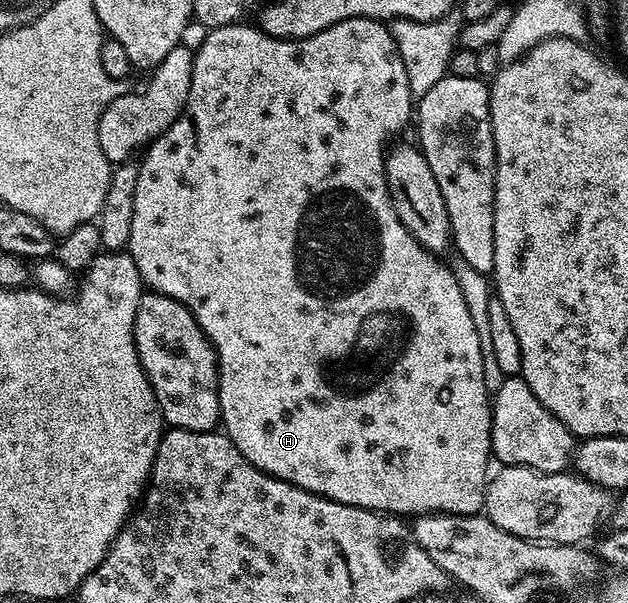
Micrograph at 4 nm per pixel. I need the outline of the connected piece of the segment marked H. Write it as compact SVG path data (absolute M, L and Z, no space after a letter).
M344 19L344 20L343 20L343 21L339 21L339 22L338 22L338 23L336 23L336 24L335 24L335 25L331 25L331 26L330 26L330 27L328 27L328 28L327 28L327 29L323 29L323 30L322 30L322 31L320 31L320 32L319 32L319 33L315 33L315 34L314 34L314 35L312 35L312 36L311 36L311 37L307 37L307 38L306 38L306 39L276 39L276 38L275 38L275 37L271 37L271 36L270 36L270 35L269 35L269 34L268 34L268 33L267 33L267 32L265 32L265 31L262 31L262 30L261 30L261 28L260 28L260 26L257 26L257 25L253 25L253 27L241 27L241 26L245 26L245 25L230 25L230 26L227 26L227 27L214 27L214 28L212 28L212 30L210 30L210 31L209 31L209 32L208 32L208 34L206 34L206 35L209 35L209 36L207 36L207 37L206 37L206 39L205 39L205 40L203 40L203 41L202 41L202 43L201 43L201 48L199 48L199 49L198 49L198 48L196 48L196 51L195 51L195 54L194 54L194 57L193 57L193 72L192 72L192 73L191 73L191 89L190 89L190 90L189 90L189 96L188 96L188 97L187 97L187 101L186 101L186 102L185 102L185 108L184 108L184 109L183 109L183 113L182 113L182 114L181 114L181 116L179 116L179 117L178 117L178 118L177 118L177 119L176 119L176 121L175 121L175 122L173 122L173 124L172 124L172 125L170 125L170 126L169 126L169 127L168 127L168 129L166 129L166 131L164 131L164 133L162 133L162 134L161 134L161 135L160 135L160 136L159 136L159 138L158 138L158 139L154 139L154 140L153 140L153 142L152 142L152 143L150 143L150 144L149 144L149 146L148 146L148 148L147 148L147 150L146 150L146 151L145 151L145 152L144 152L144 155L145 155L145 154L146 154L146 155L145 155L145 160L143 160L143 161L142 161L142 162L141 162L141 161L140 161L140 163L139 163L139 166L138 166L138 181L137 181L137 182L136 182L136 186L135 186L135 195L134 195L134 212L133 212L133 214L132 214L132 216L131 216L131 233L130 233L130 239L129 239L129 244L128 244L128 246L127 246L127 253L128 253L128 254L129 254L129 255L130 255L130 257L132 257L132 258L133 258L133 260L134 260L134 261L135 261L135 269L139 269L139 277L140 277L140 278L141 278L141 282L142 282L142 284L144 284L144 286L145 286L145 287L146 287L146 288L148 288L148 290L151 290L151 291L158 291L158 292L159 292L159 294L161 294L161 295L166 295L166 296L167 296L167 297L171 297L171 298L172 298L172 299L174 299L174 300L175 300L175 301L179 301L179 302L180 302L180 303L181 303L181 304L182 304L182 305L184 305L184 306L185 306L185 308L187 308L187 310L189 310L189 312L191 312L191 314L192 314L192 315L193 315L193 316L194 316L194 317L195 317L195 321L196 321L196 322L197 322L197 323L198 323L198 324L199 324L199 326L201 326L201 328L202 328L202 329L203 329L203 333L204 333L204 334L205 334L205 335L206 335L206 336L207 336L207 338L209 338L209 339L210 339L210 340L211 340L211 342L212 342L212 343L213 343L213 347L214 347L214 348L215 348L215 349L216 349L216 351L217 351L217 392L218 392L218 393L219 393L219 409L220 409L220 410L221 410L221 423L222 423L222 424L223 424L223 431L224 431L224 434L226 434L226 435L228 435L228 437L229 437L229 439L230 439L230 441L232 441L232 443L233 443L233 444L234 444L234 445L235 445L235 446L237 446L237 448L238 448L238 449L239 449L239 453L243 453L243 457L247 457L247 461L251 461L251 465L255 465L255 466L256 466L256 467L258 467L258 468L259 468L259 469L260 469L260 471L262 471L262 472L263 472L263 473L267 473L267 474L268 474L268 475L270 475L270 476L271 476L271 477L275 477L275 478L276 478L276 479L282 479L282 480L283 480L283 481L287 481L287 482L288 482L288 483L290 483L290 484L291 484L291 485L295 485L295 486L296 486L296 487L298 487L298 488L299 488L299 489L303 489L303 490L304 490L304 491L310 491L310 492L311 492L311 494L312 494L312 495L321 495L321 496L322 496L322 497L323 497L323 498L325 498L325 499L330 499L330 500L331 500L331 501L335 501L335 502L336 502L336 503L342 503L342 504L343 504L343 505L351 505L351 506L352 506L352 507L362 507L362 508L363 508L363 509L367 509L367 510L368 510L368 511L375 511L375 512L378 512L378 513L388 513L388 514L390 514L390 515L395 515L395 516L398 516L398 517L406 517L406 516L405 516L405 515L409 515L409 516L408 516L408 517L416 517L416 516L419 516L419 515L436 515L436 514L438 514L438 513L440 513L440 514L443 514L443 515L475 515L475 514L478 514L478 512L480 512L480 511L481 511L481 510L482 510L482 508L484 508L484 506L485 506L485 489L486 489L486 486L487 486L487 476L488 476L488 475L489 475L489 474L490 474L490 471L489 471L489 463L490 463L490 464L491 464L491 452L492 452L492 450L493 450L493 442L492 442L492 441L491 441L491 425L492 425L492 424L493 424L493 409L492 409L492 406L491 406L491 393L490 393L490 392L489 392L489 390L487 390L487 388L486 388L486 387L485 387L485 382L484 382L484 381L483 381L483 353L482 353L482 352L481 352L481 350L480 350L480 349L479 349L479 333L475 333L475 321L471 321L471 313L467 313L467 305L466 305L466 303L464 303L464 301L463 301L463 293L459 293L459 281L455 281L455 277L454 277L454 276L453 276L453 269L452 269L452 266L449 266L449 265L446 265L446 264L445 264L445 267L444 267L444 265L443 265L443 264L441 264L441 263L440 263L440 261L439 261L439 260L437 260L437 259L440 259L440 258L438 258L438 256L437 256L437 255L436 255L436 254L434 254L434 252L431 252L431 251L428 251L428 249L427 249L427 248L426 248L426 247L421 247L421 246L420 246L420 245L419 245L419 241L415 241L415 237L411 237L411 233L407 233L407 229L406 229L406 228L405 228L405 226L404 226L404 225L403 225L403 221L399 221L399 217L398 217L398 216L397 216L397 214L396 214L396 213L395 213L395 209L394 209L394 208L393 208L393 202L392 202L392 201L391 201L391 197L390 197L390 196L389 196L389 190L388 190L388 189L387 189L387 181L386 181L386 180L385 180L385 156L386 156L386 154L387 154L387 144L388 144L388 143L389 143L389 142L390 142L390 140L389 140L389 141L388 141L388 139L389 139L389 138L391 138L391 137L392 137L392 135L397 135L397 134L399 134L399 133L400 133L400 131L401 131L401 130L403 130L403 129L404 129L404 127L405 127L405 126L407 126L407 125L408 125L408 123L409 123L409 126L410 126L410 123L411 123L411 116L412 116L412 115L413 115L413 114L414 114L414 111L415 111L415 96L413 96L413 94L412 94L412 93L411 93L411 89L410 89L410 88L409 88L409 86L408 86L408 85L407 85L407 69L403 69L403 57L399 57L399 53L398 53L398 52L397 52L397 46L396 46L396 45L395 45L395 41L394 41L394 40L393 40L393 32L392 32L392 30L390 30L390 28L389 28L389 27L388 27L388 26L386 26L386 24L385 24L385 23L384 23L384 22L381 22L381 21L378 21L378 20L376 20L376 19Z

